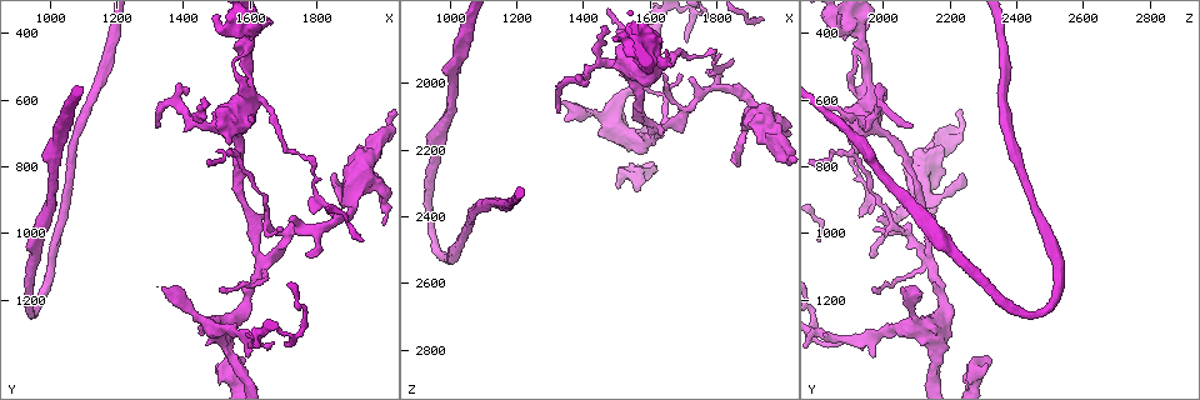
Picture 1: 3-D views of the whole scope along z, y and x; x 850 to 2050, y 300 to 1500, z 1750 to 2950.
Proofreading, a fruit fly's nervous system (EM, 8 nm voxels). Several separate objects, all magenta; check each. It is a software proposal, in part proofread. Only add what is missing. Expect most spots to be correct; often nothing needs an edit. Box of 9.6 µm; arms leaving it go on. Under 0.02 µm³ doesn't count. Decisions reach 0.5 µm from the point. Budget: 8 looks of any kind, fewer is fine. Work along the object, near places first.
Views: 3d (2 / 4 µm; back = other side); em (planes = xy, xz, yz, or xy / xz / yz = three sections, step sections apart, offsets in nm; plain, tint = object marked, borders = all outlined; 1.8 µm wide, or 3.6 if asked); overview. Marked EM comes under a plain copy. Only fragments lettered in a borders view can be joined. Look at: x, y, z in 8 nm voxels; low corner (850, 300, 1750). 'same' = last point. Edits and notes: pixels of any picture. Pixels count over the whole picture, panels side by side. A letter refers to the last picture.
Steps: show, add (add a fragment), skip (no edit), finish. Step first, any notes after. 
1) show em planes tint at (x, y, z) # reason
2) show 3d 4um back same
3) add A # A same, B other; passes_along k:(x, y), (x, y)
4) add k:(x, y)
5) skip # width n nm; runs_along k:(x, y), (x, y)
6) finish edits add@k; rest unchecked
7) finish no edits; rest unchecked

show em 3.6um planes borders at (1970, 740, 2160) # thick turns thin

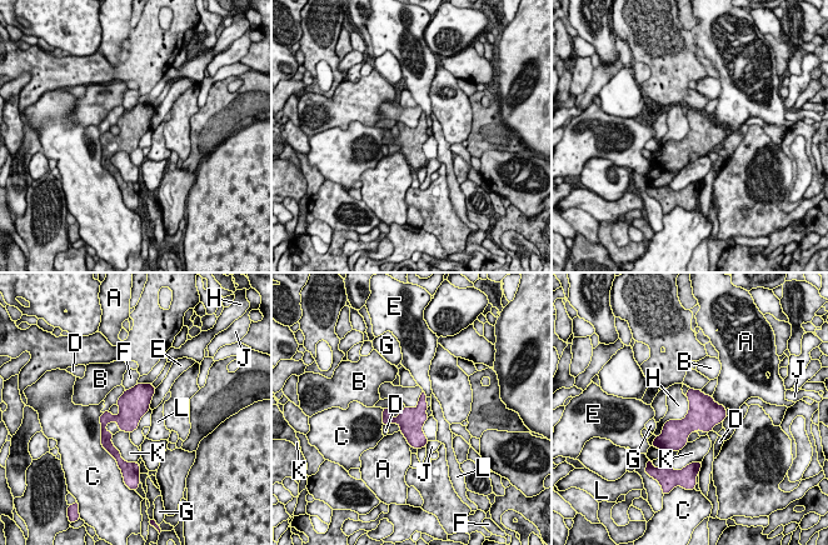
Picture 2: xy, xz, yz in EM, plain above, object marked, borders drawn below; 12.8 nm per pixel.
skip # longest_contact H 650 nm; A other, B other, C other, D other, E other, F other, G other, H other, J other, K other, L other; border 2:(687, 396), (688, 413), (656, 436); no lettered fragment goes on from it

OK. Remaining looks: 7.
show em xz step 16 tint at (1590, 1370, 1970) # thin end

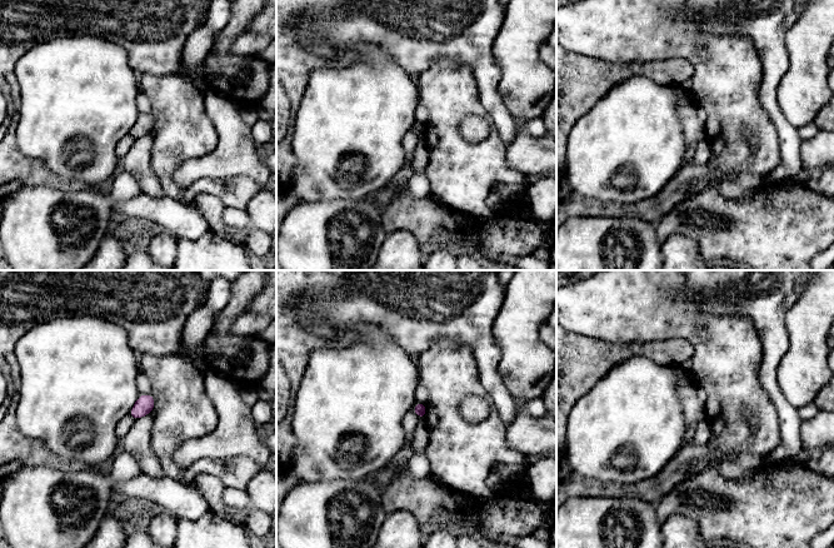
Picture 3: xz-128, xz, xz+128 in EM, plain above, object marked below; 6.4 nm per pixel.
show em planes borders same

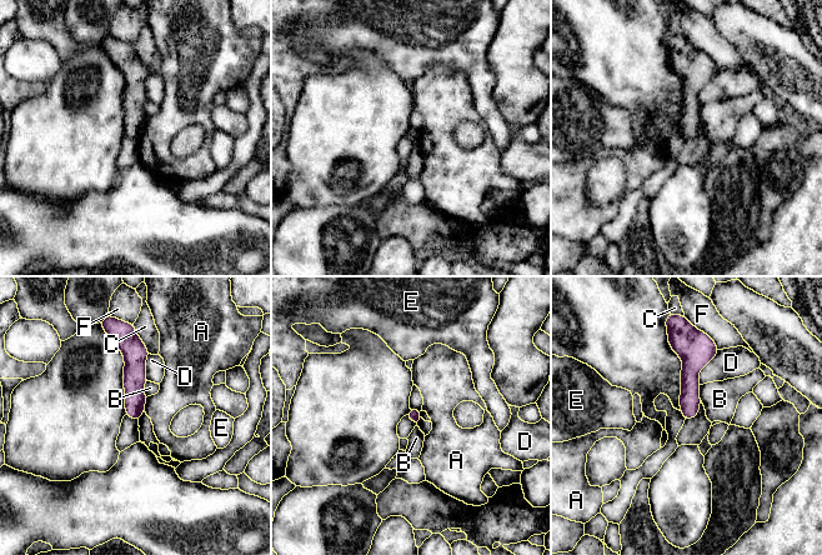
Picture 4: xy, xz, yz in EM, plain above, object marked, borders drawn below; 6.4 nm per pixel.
skip # longest_contact D 260 nm; A other, B other, C other, D other, E other, F other; none of them fits

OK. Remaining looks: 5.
show em 3.6um planes tint at (1560, 1370, 2320) # branch stops here

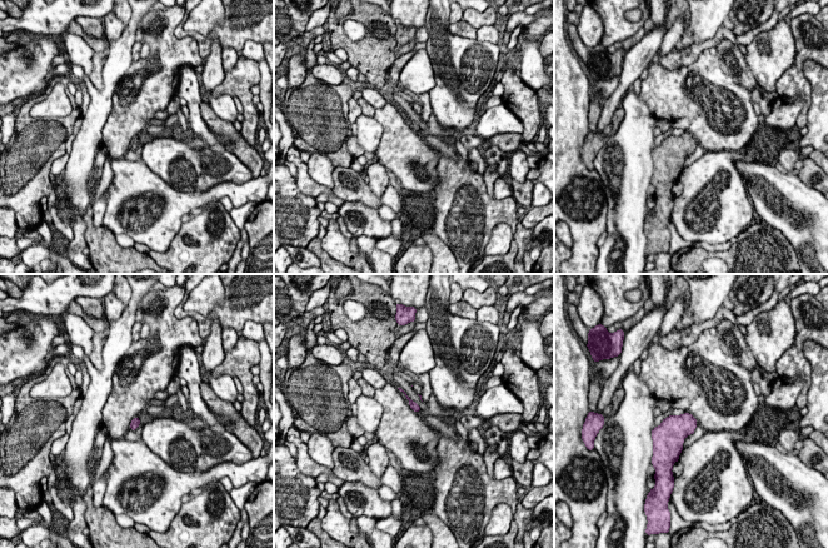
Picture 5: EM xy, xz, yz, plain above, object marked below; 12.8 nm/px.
show em 3.6um planes borders same

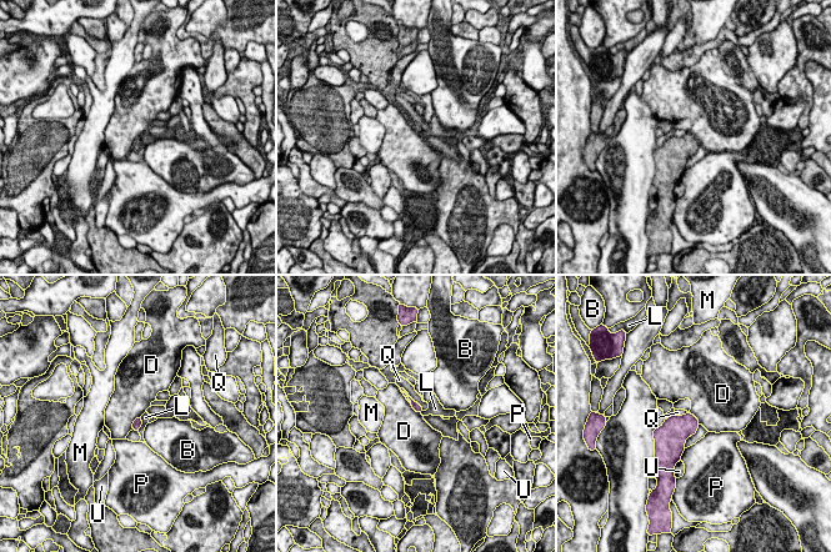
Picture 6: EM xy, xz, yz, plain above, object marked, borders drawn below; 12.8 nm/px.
skip # B other, D other, L other, M other, P other, Q other, U other; none of them fits

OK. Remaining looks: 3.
finish no edits; rest unchecked

